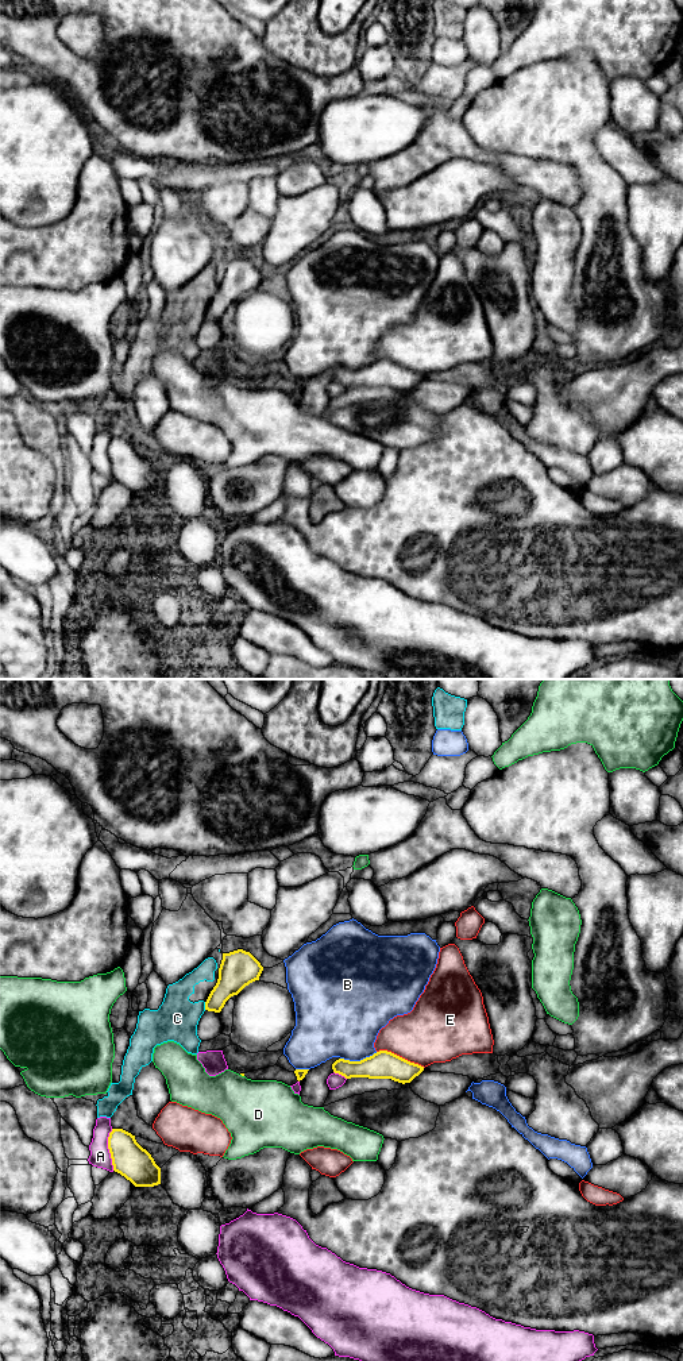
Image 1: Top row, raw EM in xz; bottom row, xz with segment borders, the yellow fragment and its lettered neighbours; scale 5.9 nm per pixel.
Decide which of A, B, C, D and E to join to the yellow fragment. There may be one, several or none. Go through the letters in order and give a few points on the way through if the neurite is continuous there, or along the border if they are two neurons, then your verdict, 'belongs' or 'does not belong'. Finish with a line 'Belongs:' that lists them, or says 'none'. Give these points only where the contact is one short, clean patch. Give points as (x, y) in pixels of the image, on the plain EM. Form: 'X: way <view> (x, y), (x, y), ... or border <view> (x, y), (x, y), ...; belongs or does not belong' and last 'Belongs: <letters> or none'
A: does not belong
B: does not belong
C: does not belong
D: does not belong
E: does not belong
Belongs: none

